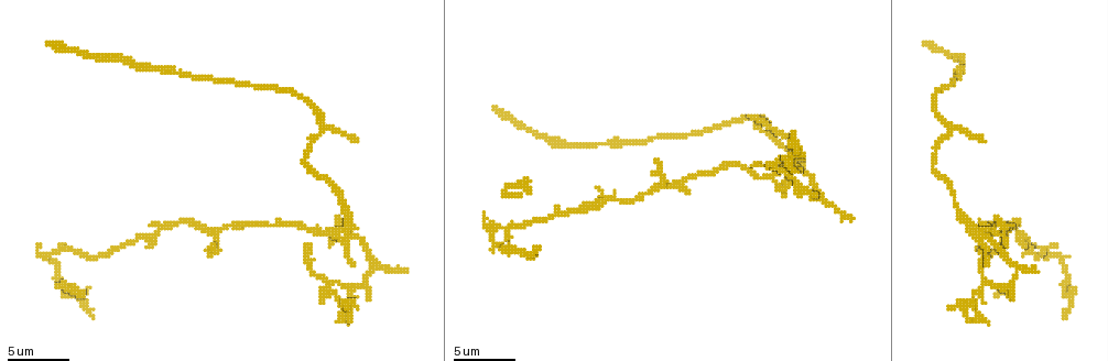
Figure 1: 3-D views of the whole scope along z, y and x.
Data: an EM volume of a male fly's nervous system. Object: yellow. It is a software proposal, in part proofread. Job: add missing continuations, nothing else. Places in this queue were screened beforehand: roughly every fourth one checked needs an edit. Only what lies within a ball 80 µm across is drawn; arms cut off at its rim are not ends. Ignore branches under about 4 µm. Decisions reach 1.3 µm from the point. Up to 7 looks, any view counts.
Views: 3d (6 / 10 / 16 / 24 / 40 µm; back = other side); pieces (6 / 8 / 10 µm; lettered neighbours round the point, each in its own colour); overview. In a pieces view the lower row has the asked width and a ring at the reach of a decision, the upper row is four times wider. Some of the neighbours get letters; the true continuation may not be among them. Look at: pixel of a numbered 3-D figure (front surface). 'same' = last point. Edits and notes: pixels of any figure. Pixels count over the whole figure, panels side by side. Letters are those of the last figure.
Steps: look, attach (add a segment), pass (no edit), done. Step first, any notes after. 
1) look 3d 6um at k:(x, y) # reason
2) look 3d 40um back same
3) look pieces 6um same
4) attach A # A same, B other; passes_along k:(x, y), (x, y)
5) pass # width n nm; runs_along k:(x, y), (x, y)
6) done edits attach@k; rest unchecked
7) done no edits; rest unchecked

look pieces 8um at 1:(850, 219) # branch stops here

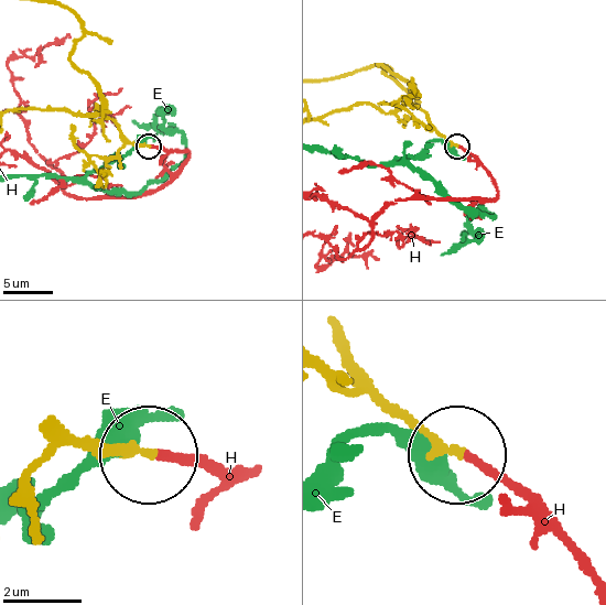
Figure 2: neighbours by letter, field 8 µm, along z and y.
attach H # E other, H same; passes_along 2:(61, 424), (160, 457), (238, 467); the neuron continues

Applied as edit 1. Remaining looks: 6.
look 3d 6um at 1:(355, 140) # an open end

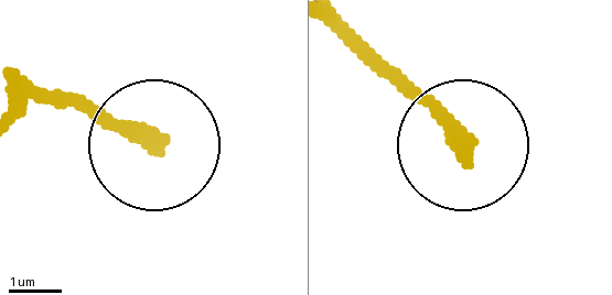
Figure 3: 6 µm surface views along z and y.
look pieces 6um at 3:(464, 151) # see the neighbours

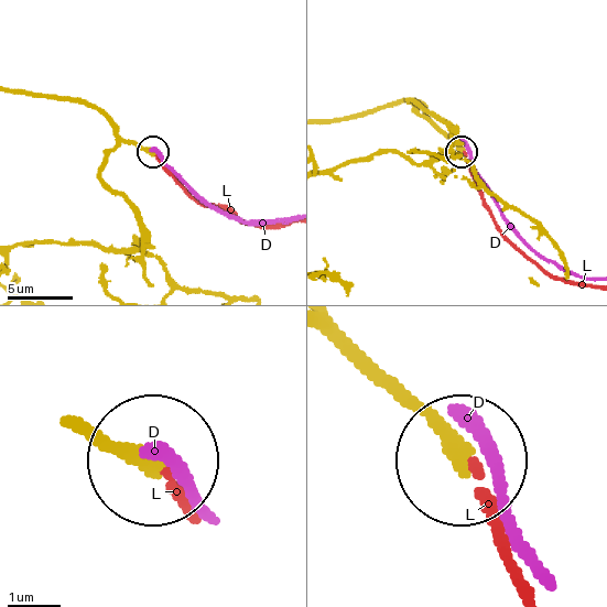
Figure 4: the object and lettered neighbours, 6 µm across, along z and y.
attach L # D other, L same; passes_along 4:(429, 120), (463, 151), (500, 230), (552, 275), (595, 286); the neuron continues

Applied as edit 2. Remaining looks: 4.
look pieces 8um at 1:(338, 217) # an open end

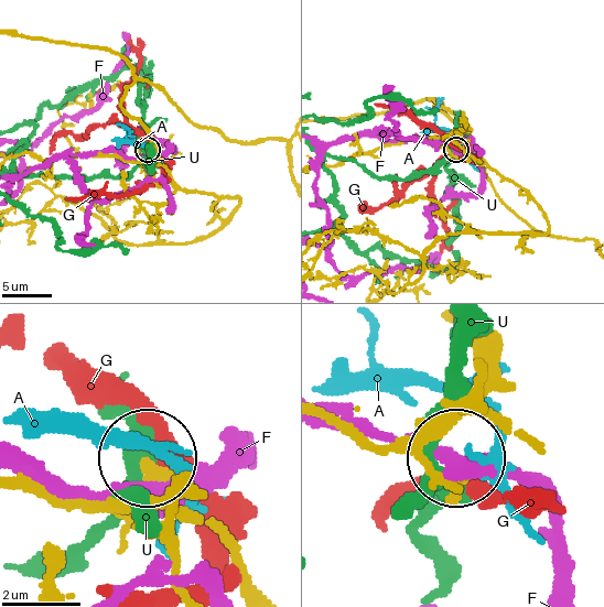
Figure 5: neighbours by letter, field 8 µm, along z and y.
pass # A other, F other, G other, U other; no lettered segment goes on from it

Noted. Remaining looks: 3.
done edits attach@2, attach@4; rest unchecked

